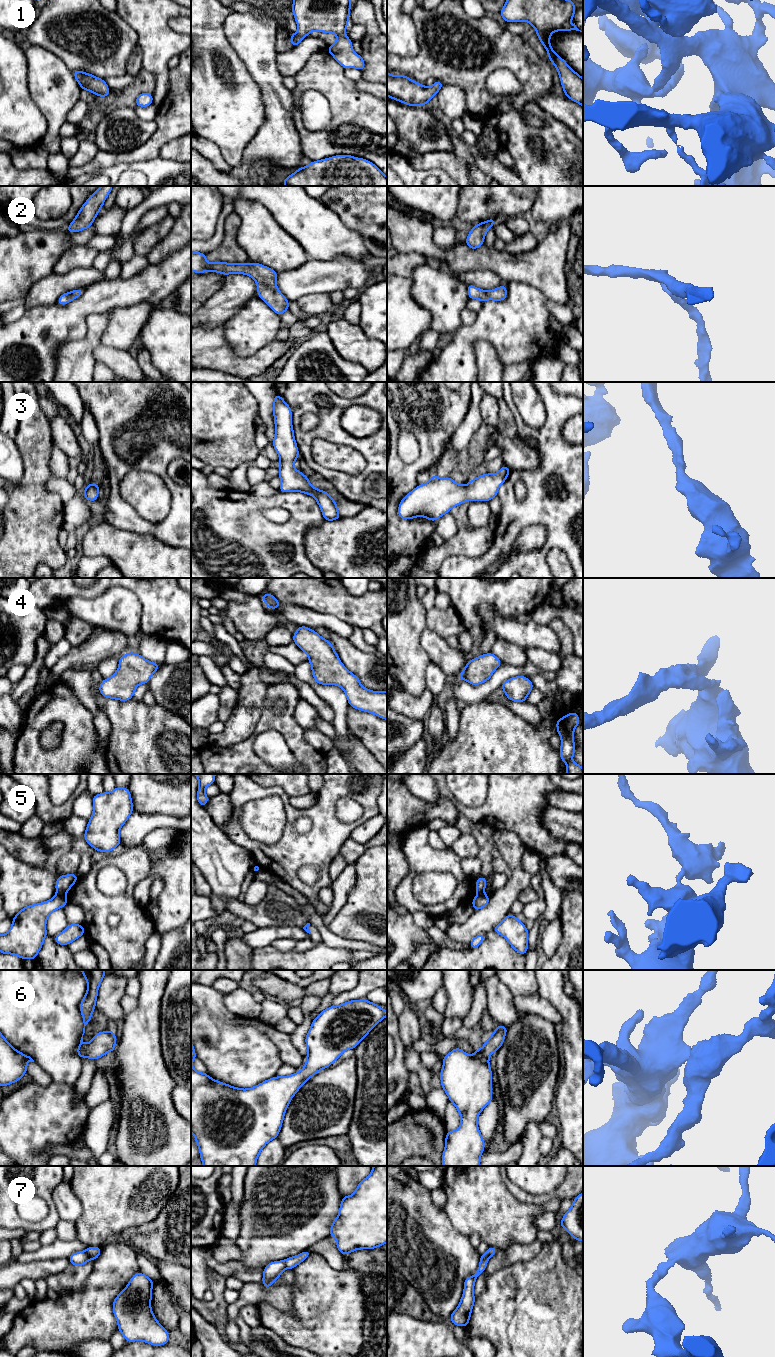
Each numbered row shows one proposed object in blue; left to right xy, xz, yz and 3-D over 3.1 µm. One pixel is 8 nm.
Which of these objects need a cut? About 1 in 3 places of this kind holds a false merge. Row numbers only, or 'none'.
5

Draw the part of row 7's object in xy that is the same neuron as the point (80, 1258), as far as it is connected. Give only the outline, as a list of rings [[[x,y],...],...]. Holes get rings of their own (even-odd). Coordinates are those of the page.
[[[89,1246],[86,1251],[75,1252],[71,1254],[68,1259],[73,1266],[83,1266],[89,1259],[96,1261],[101,1253],[101,1247]]]

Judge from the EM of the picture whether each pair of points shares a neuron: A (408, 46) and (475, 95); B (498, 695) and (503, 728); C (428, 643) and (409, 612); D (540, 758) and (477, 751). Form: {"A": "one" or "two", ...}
{"A": "two", "B": "two", "C": "two", "D": "one"}

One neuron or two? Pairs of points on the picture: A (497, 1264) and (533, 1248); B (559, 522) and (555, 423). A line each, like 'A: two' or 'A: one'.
A: one
B: one

